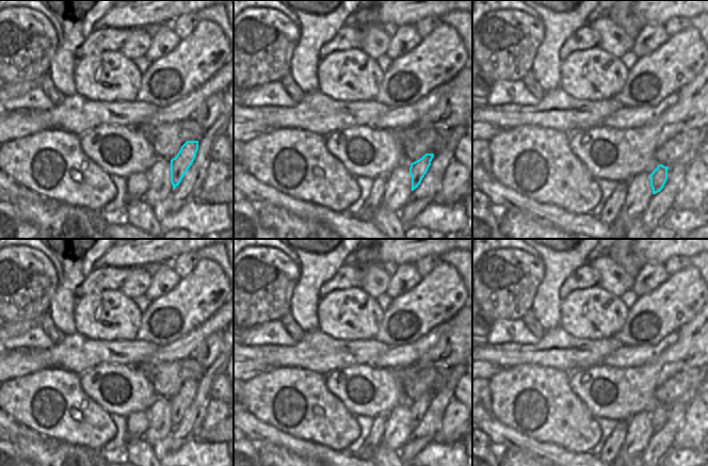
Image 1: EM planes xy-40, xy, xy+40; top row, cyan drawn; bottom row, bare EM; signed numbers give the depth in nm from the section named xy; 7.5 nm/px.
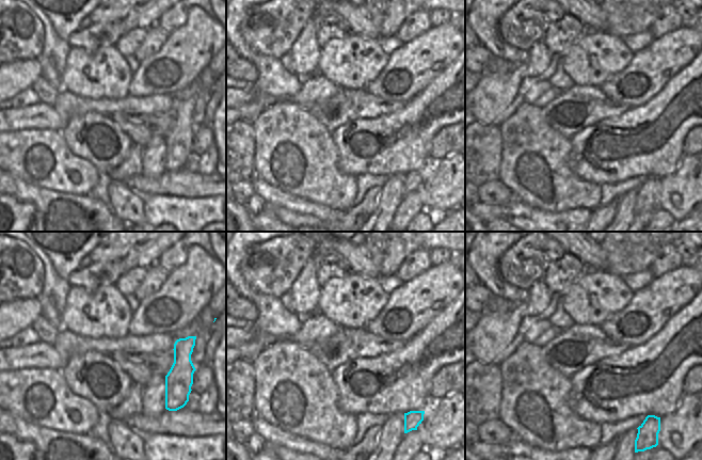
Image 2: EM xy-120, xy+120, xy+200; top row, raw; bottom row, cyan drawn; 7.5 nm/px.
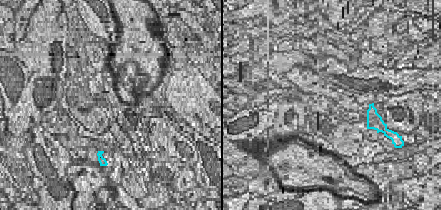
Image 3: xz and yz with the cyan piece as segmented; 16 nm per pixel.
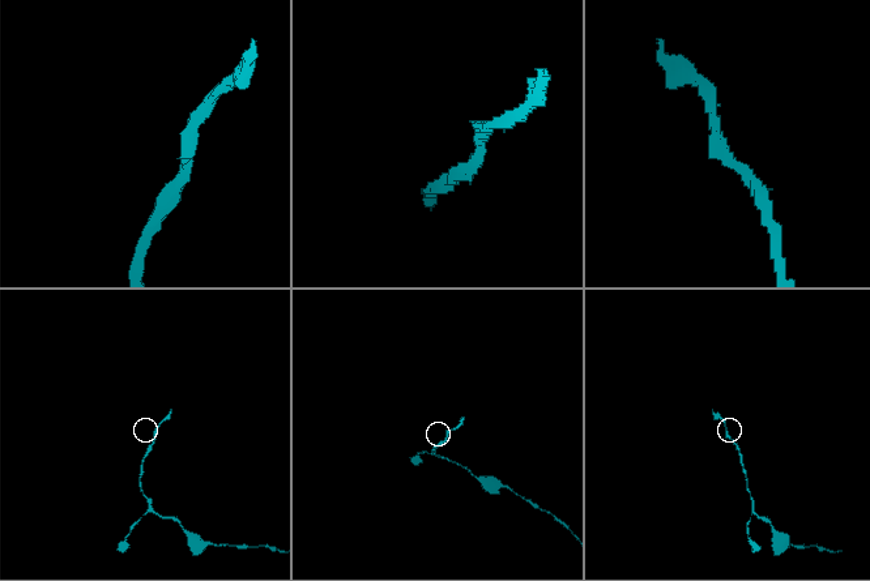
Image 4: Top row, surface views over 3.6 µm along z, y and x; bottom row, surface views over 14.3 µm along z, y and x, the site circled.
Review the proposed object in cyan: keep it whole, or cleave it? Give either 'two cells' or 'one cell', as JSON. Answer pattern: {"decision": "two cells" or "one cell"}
{"decision": "one cell"}

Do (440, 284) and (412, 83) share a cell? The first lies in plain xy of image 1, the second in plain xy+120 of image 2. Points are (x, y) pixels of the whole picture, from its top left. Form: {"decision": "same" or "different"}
{"decision": "same"}

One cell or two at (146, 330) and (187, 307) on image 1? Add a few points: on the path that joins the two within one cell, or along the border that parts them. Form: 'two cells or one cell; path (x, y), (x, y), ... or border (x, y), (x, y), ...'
one cell; path (148, 317), (156, 307), (174, 306)

